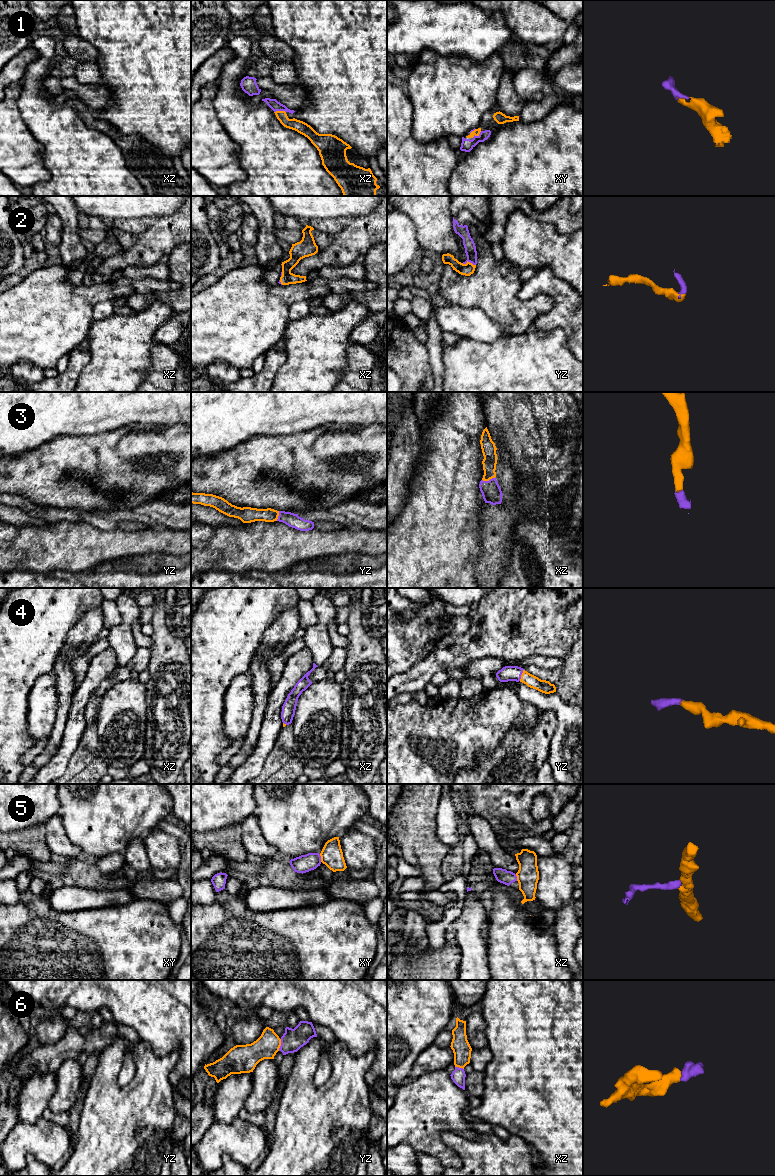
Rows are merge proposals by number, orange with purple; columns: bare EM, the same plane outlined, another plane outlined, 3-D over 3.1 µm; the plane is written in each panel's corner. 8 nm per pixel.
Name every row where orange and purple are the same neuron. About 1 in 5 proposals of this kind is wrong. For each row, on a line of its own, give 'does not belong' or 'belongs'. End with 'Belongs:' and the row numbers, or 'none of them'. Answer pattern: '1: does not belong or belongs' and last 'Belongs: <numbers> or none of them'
1: belongs
2: belongs
3: belongs
4: belongs
5: does not belong
6: belongs
Belongs: 1, 2, 3, 4, 6

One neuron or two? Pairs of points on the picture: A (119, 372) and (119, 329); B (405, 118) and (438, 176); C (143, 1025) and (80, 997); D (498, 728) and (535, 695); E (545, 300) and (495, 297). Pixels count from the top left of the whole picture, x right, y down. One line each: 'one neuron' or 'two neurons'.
A: one neuron
B: one neuron
C: one neuron
D: two neurons
E: one neuron

